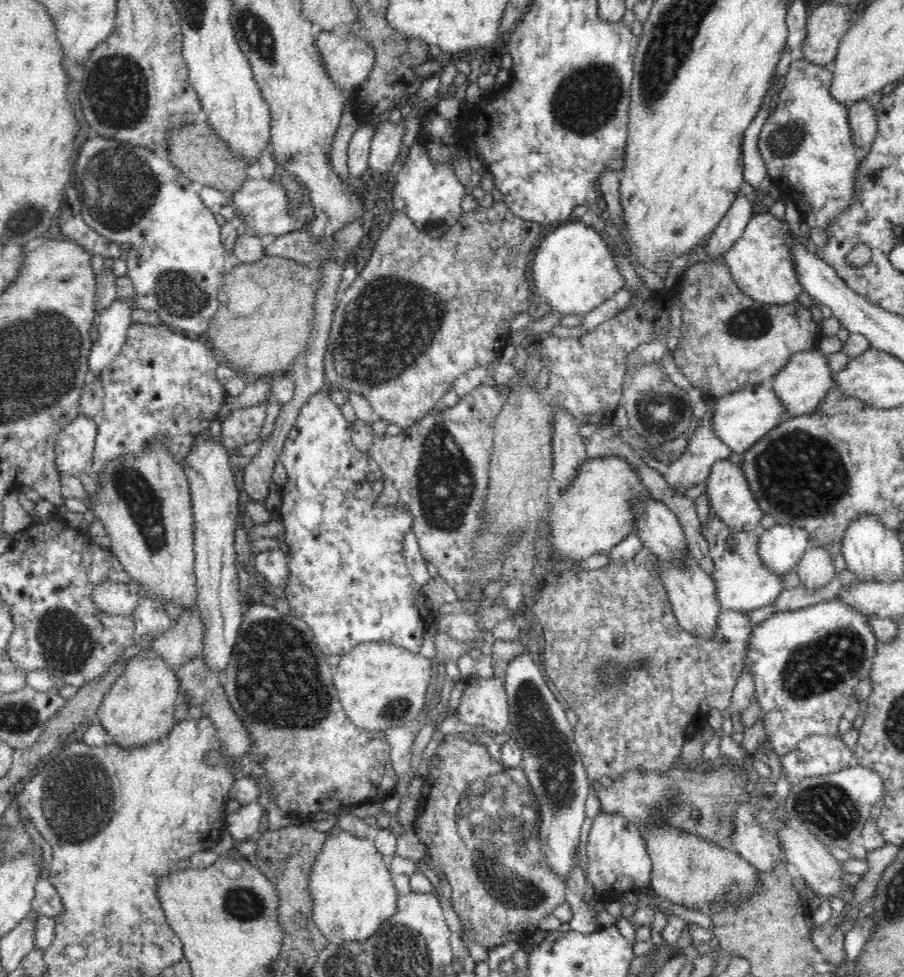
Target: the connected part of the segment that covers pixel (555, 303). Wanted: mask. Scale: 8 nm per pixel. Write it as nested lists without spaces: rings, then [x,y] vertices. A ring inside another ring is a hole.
[[[580,221],[566,222],[538,242],[531,262],[533,292],[560,314],[583,315],[594,310],[624,286],[608,243],[595,229]]]

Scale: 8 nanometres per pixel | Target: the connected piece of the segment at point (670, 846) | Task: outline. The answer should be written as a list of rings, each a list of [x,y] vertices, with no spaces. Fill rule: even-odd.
[[[648,826],[646,830],[642,829],[642,837],[646,839],[646,849],[652,861],[652,886],[661,899],[668,899],[676,904],[682,904],[689,909],[702,907],[704,902],[709,904],[709,908],[714,901],[719,898],[736,900],[738,903],[756,894],[760,890],[760,881],[758,876],[760,872],[744,858],[740,858],[733,849],[723,849],[717,844],[707,842],[698,838],[695,834],[686,833],[684,830],[673,828],[672,826]]]

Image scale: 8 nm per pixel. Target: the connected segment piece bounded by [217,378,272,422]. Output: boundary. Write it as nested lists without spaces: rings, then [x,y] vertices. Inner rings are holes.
[[[260,379],[254,383],[246,384],[239,396],[227,397],[226,403],[223,404],[217,419],[222,422],[228,415],[231,415],[233,410],[240,408],[248,408],[257,406],[260,403],[268,404],[268,396],[270,396],[272,382],[267,379]]]

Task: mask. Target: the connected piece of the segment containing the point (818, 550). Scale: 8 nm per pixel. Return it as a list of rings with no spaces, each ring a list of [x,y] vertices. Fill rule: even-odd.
[[[821,546],[808,548],[794,571],[800,578],[800,585],[808,590],[818,590],[826,586],[836,574],[833,557]]]

